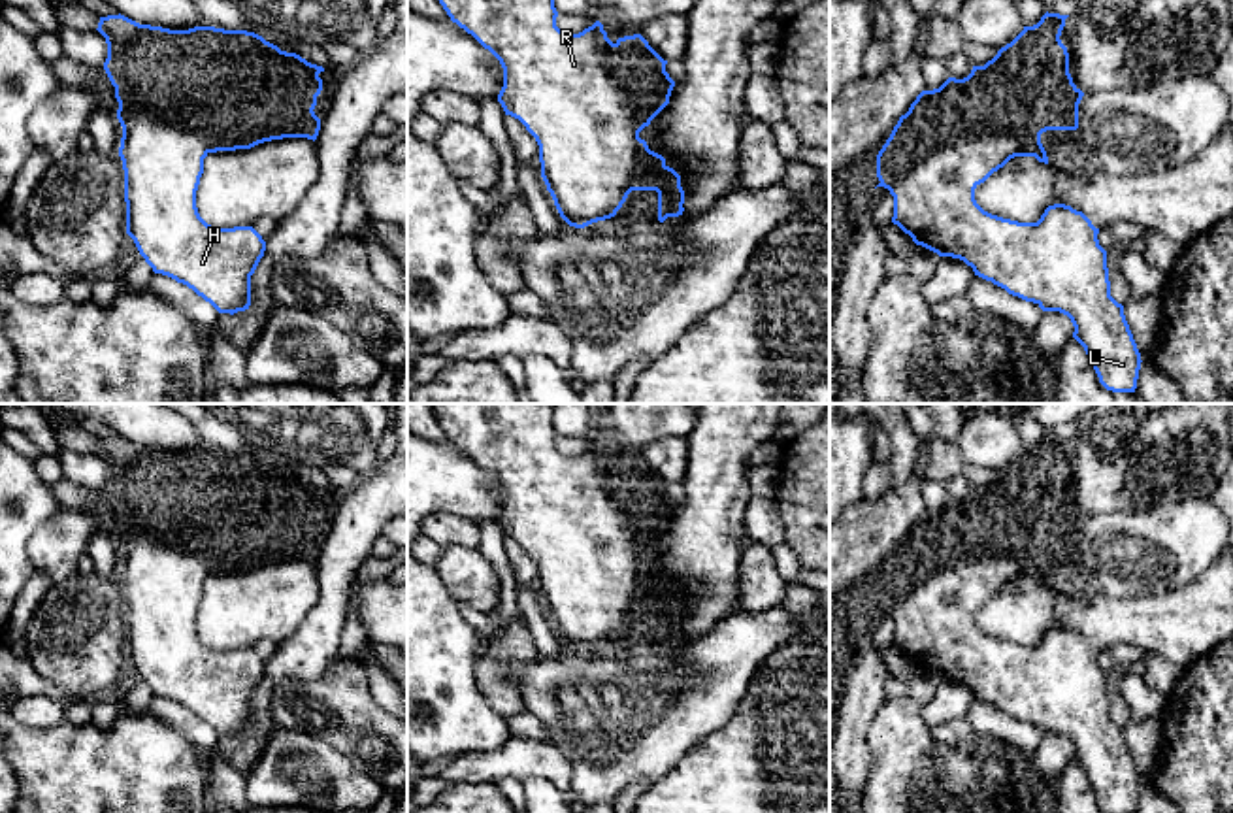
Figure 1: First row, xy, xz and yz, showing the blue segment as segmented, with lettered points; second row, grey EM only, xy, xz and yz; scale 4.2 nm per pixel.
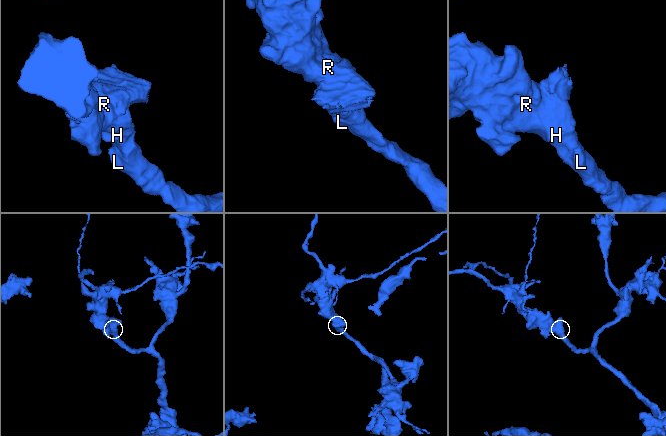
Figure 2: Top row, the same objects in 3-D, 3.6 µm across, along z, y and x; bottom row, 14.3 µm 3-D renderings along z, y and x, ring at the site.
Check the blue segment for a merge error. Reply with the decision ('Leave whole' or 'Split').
Leave whole

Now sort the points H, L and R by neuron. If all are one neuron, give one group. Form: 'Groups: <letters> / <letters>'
Groups: H L R

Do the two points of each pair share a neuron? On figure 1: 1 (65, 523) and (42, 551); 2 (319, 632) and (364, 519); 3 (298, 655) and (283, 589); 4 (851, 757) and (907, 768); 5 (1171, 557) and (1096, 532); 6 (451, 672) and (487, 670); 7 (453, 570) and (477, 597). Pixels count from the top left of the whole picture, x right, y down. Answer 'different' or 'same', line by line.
1: same
2: same
3: different
4: different
5: same
6: different
7: same

